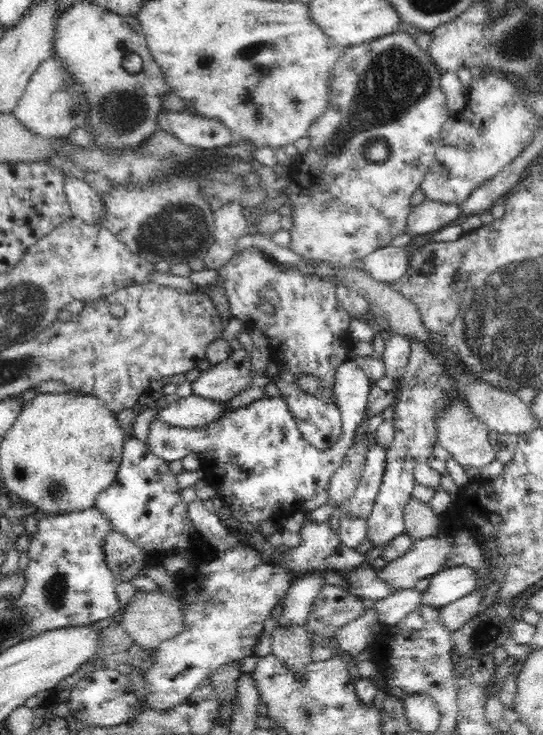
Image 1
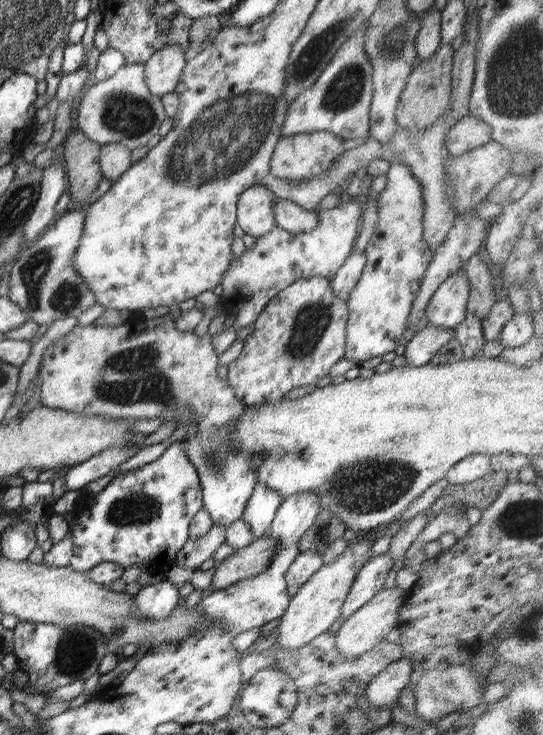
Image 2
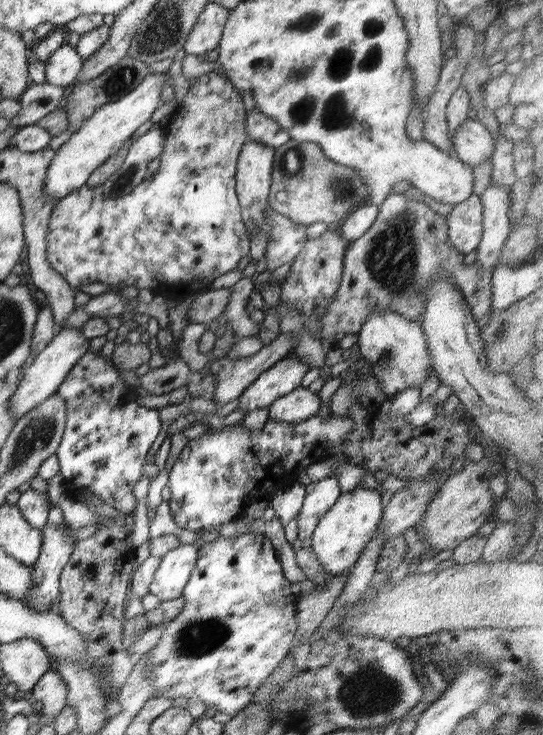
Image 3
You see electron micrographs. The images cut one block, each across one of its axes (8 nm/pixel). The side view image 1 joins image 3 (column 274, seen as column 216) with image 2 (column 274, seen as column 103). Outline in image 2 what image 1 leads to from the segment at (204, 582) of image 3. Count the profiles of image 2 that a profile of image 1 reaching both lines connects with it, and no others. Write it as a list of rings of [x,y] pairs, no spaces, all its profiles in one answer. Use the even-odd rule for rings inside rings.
[[[257,483],[254,486],[252,496],[244,508],[243,522],[249,525],[252,529],[252,535],[254,538],[260,538],[266,536],[270,524],[275,518],[276,511],[280,507],[280,503],[284,498],[276,492],[276,490],[270,490],[268,486]]]

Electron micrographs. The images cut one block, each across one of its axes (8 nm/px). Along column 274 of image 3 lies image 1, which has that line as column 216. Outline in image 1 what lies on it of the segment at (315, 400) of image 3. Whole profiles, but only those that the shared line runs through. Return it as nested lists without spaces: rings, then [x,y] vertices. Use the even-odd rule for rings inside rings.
[[[194,394],[186,398],[165,404],[157,409],[154,419],[164,421],[164,424],[178,428],[200,428],[228,413],[226,403],[212,401]]]

